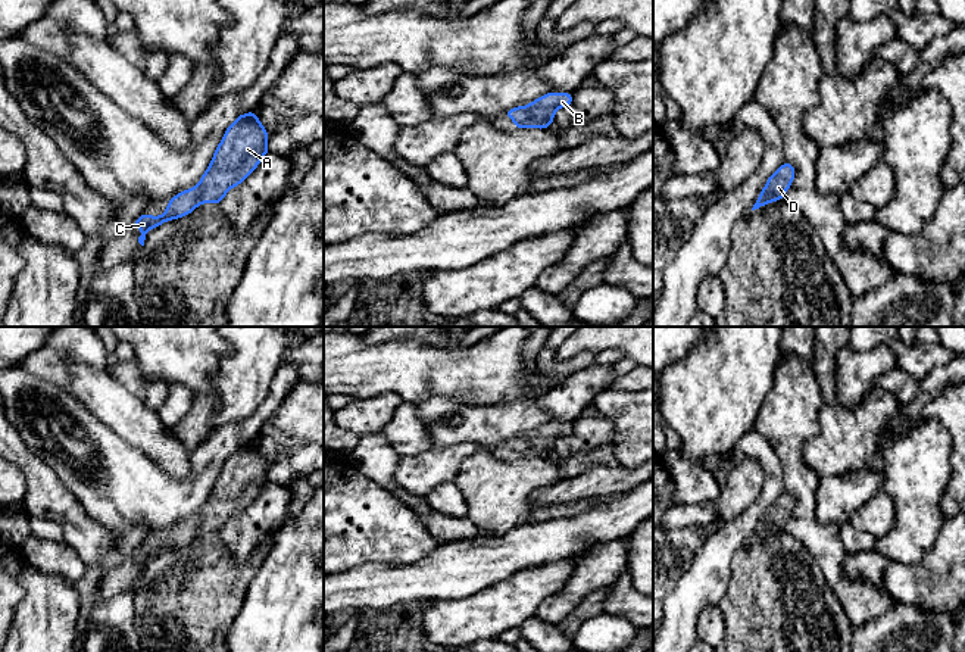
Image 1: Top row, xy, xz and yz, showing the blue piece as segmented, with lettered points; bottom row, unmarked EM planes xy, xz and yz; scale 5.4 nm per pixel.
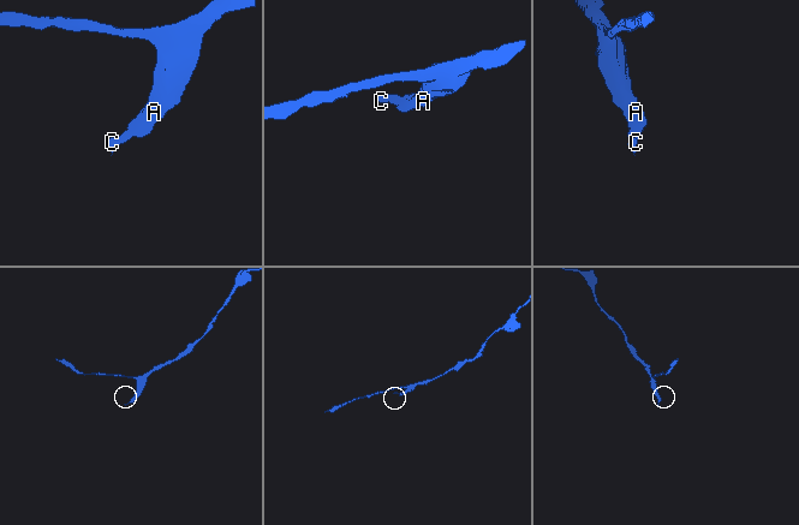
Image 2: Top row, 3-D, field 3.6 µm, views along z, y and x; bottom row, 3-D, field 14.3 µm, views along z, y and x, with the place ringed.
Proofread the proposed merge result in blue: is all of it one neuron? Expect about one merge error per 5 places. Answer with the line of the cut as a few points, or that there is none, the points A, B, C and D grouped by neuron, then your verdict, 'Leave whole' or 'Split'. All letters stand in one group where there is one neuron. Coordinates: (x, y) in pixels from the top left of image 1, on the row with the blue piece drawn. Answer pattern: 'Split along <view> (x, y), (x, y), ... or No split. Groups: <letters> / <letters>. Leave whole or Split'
No split. Groups: A B C D. Leave whole

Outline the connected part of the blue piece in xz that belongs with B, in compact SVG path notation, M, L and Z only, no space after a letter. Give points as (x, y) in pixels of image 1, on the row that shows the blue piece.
M547 93L540 99L531 102L527 107L518 106L505 113L505 116L515 121L515 127L521 128L541 128L546 130L555 118L559 107L566 107L572 103L572 93L556 94Z

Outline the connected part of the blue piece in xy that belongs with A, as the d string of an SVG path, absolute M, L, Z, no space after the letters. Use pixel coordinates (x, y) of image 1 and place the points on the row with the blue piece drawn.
M256 112L240 115L225 131L197 187L174 196L162 216L143 213L137 218L134 228L143 231L138 243L144 246L149 230L191 213L200 203L221 203L228 190L243 183L266 153L268 132Z

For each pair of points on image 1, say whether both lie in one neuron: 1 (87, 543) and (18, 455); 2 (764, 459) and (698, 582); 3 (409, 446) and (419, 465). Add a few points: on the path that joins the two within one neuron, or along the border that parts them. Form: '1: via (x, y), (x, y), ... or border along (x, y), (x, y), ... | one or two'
1: via (74, 521), (43, 489), (40, 477) | one
2: via (771, 490), (752, 517), (718, 551) | one
3: border along (431, 448), (409, 458), (400, 458) | two

